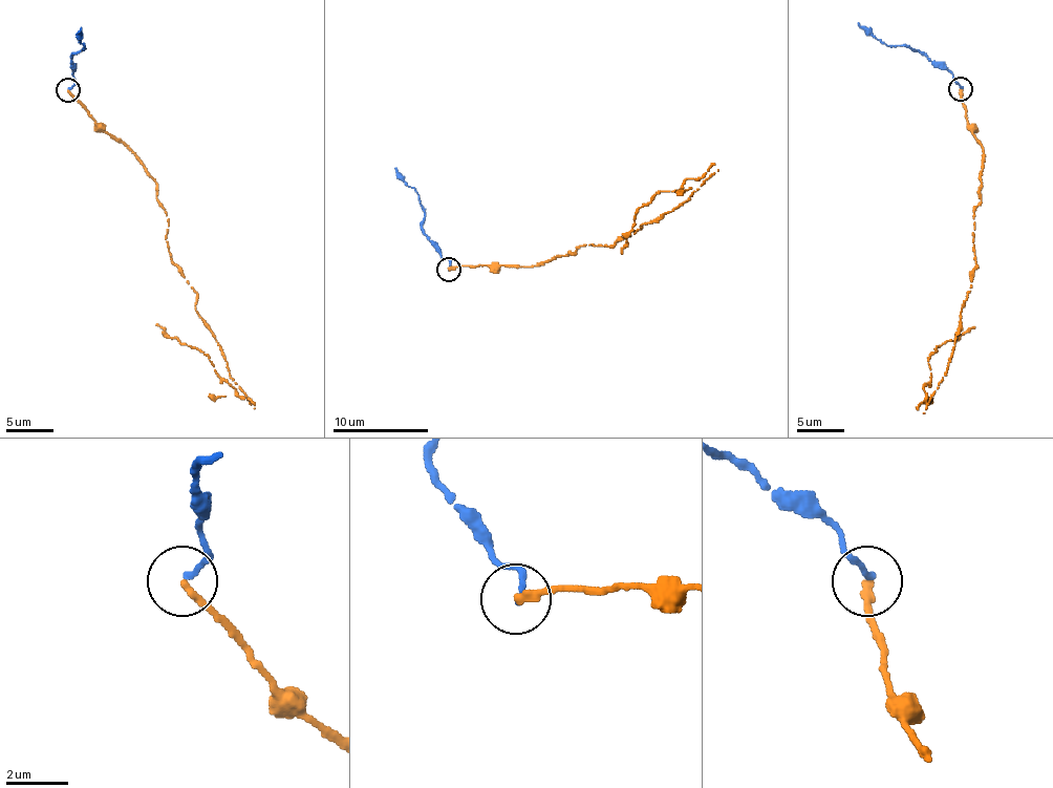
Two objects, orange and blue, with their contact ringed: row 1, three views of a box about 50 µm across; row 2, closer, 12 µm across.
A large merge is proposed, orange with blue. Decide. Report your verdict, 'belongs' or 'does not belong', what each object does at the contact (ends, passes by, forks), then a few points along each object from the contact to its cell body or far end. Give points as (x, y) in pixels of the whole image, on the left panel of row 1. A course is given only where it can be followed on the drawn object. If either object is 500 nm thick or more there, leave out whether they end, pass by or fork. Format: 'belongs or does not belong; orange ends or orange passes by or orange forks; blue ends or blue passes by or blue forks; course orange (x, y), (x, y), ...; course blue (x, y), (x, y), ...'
does not belong; orange ends; blue ends; course orange (68, 89), (156, 182), (171, 263), (196, 293), (196, 312), (248, 399), (155, 323); course blue (67, 89), (76, 83), (70, 58), (85, 49), (81, 26)

